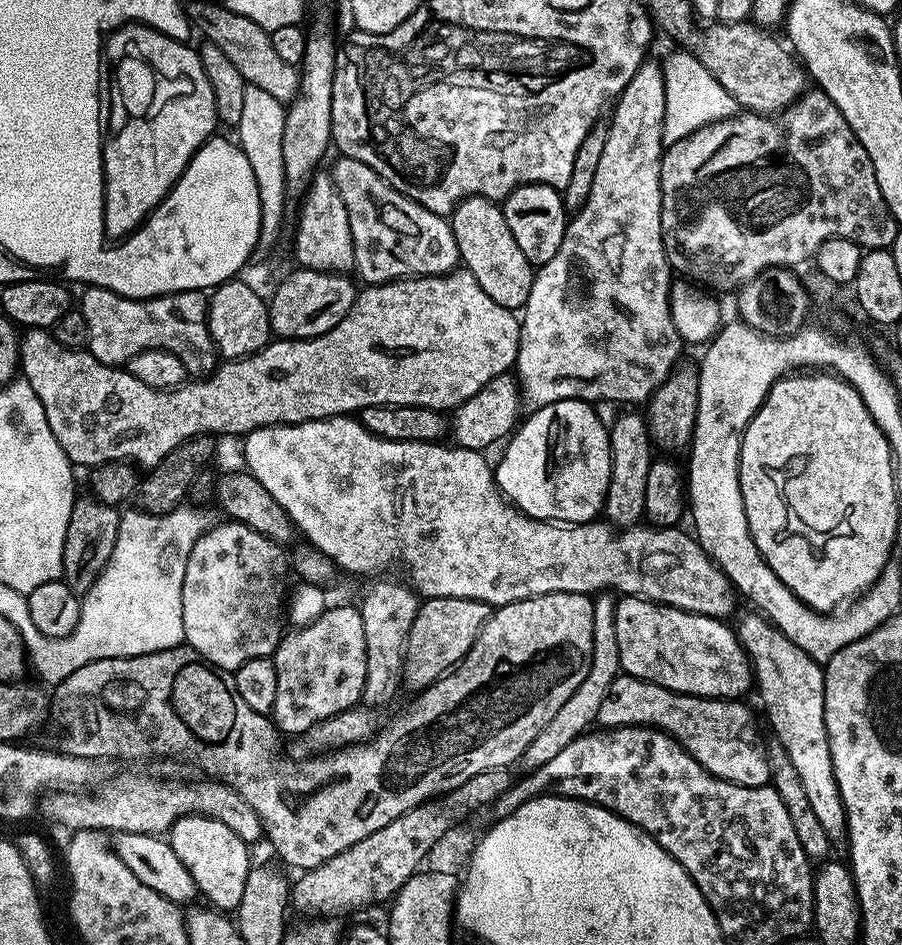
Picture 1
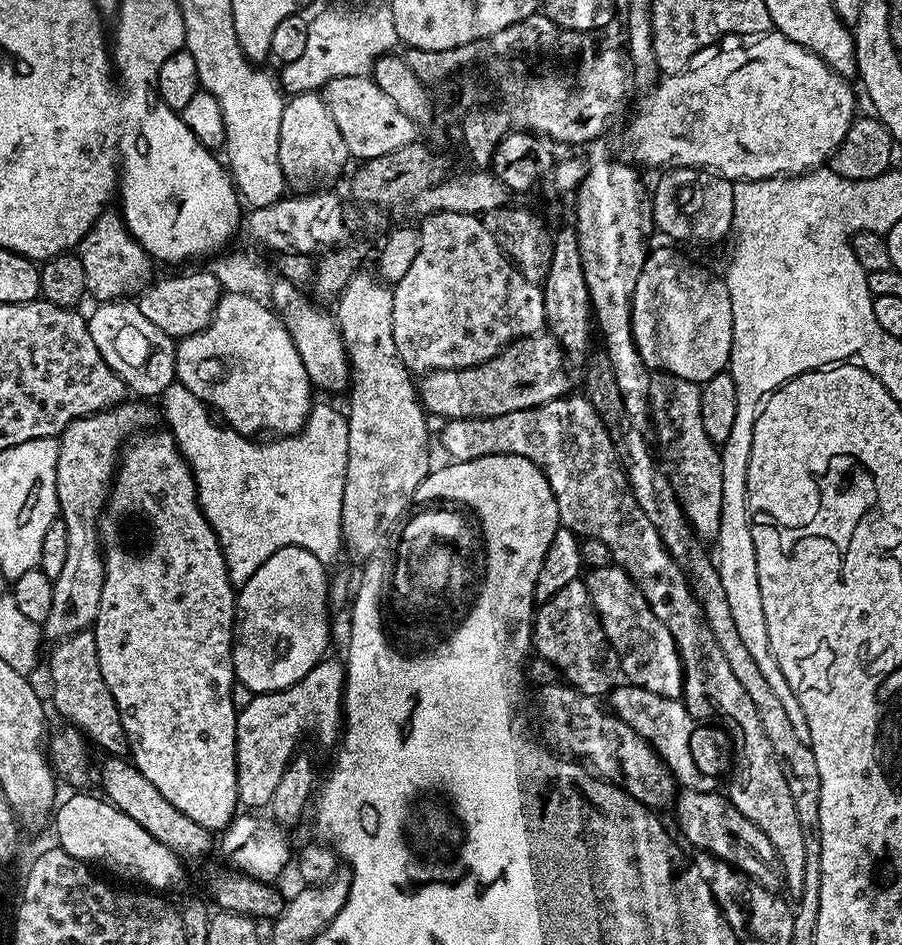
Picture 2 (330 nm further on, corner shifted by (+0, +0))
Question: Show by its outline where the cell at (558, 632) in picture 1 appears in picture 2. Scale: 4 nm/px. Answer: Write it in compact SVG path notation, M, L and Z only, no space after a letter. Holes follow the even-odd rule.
M583 579L570 582L570 586L562 586L554 598L543 601L535 609L532 642L535 655L552 662L561 677L582 694L604 698L621 683L620 659L604 633L590 590Z

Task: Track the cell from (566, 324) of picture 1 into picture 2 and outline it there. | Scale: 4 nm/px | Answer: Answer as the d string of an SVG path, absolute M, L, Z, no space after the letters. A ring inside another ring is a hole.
M657 371L650 420L653 425L656 423L655 443L670 482L676 487L676 497L686 518L701 540L712 542L718 534L722 518L722 458L719 447L712 443L710 434L706 434L702 426L700 390L699 383L672 377L666 371Z

